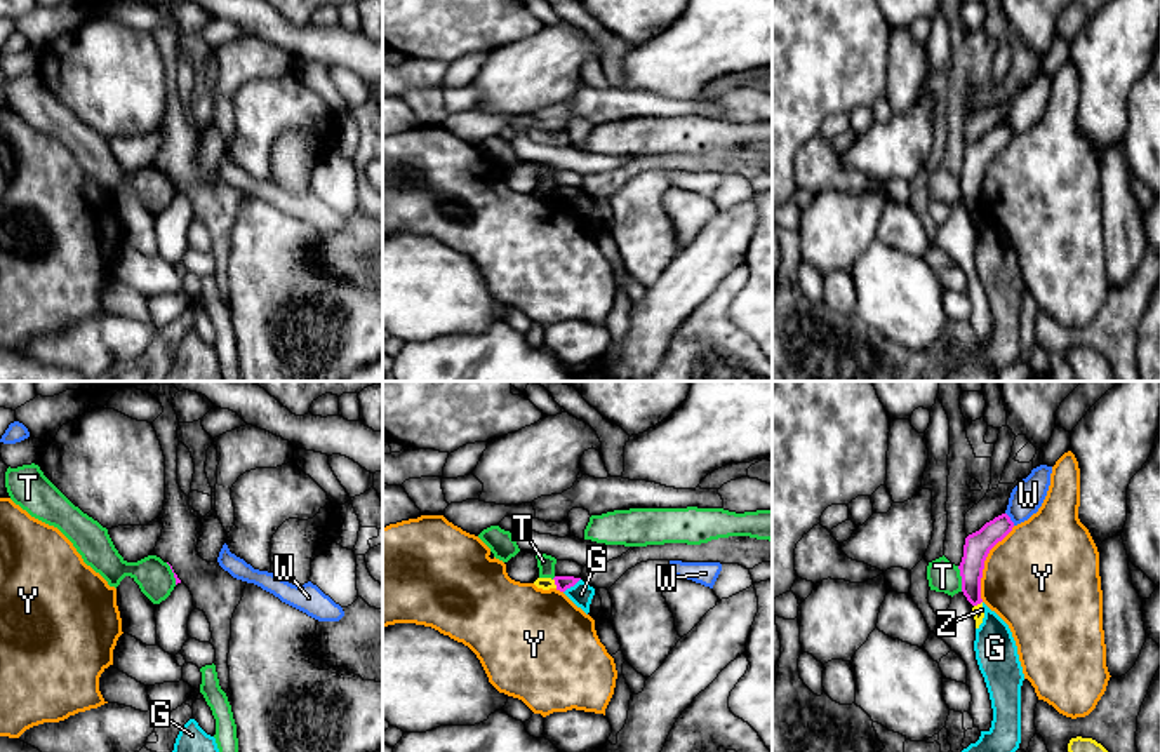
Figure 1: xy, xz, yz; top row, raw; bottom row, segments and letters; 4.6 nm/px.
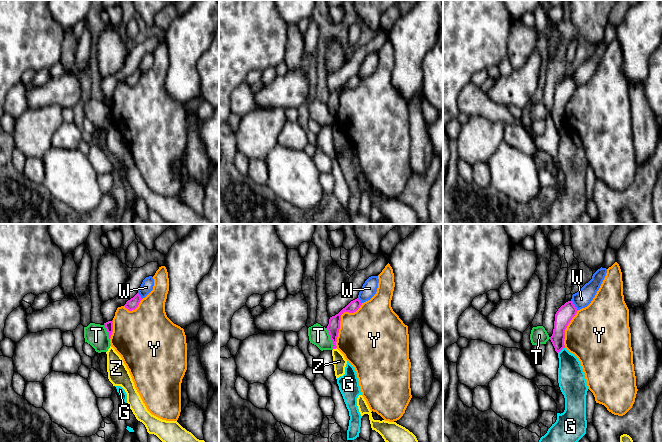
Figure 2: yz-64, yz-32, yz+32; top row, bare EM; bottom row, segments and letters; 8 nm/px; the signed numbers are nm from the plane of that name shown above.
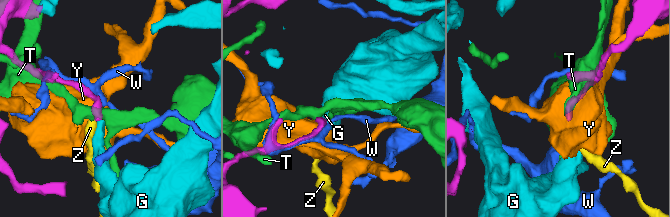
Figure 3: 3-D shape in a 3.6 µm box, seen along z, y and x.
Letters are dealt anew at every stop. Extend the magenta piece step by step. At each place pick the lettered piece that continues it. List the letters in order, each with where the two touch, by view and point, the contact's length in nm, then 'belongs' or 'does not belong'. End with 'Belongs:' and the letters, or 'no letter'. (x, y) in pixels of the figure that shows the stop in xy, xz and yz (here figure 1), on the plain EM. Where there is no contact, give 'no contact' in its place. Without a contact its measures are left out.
G: xz (571, 195) | 100 nm | does not belong
T: yz (962, 188) | 120 nm | does not belong
W: yz (1009, 129) | 80 nm | does not belong
Y: yz (983, 174) | 380 nm | does not belong
Z: xz (555, 194) | 50 nm | does not belong
Belongs: no letter

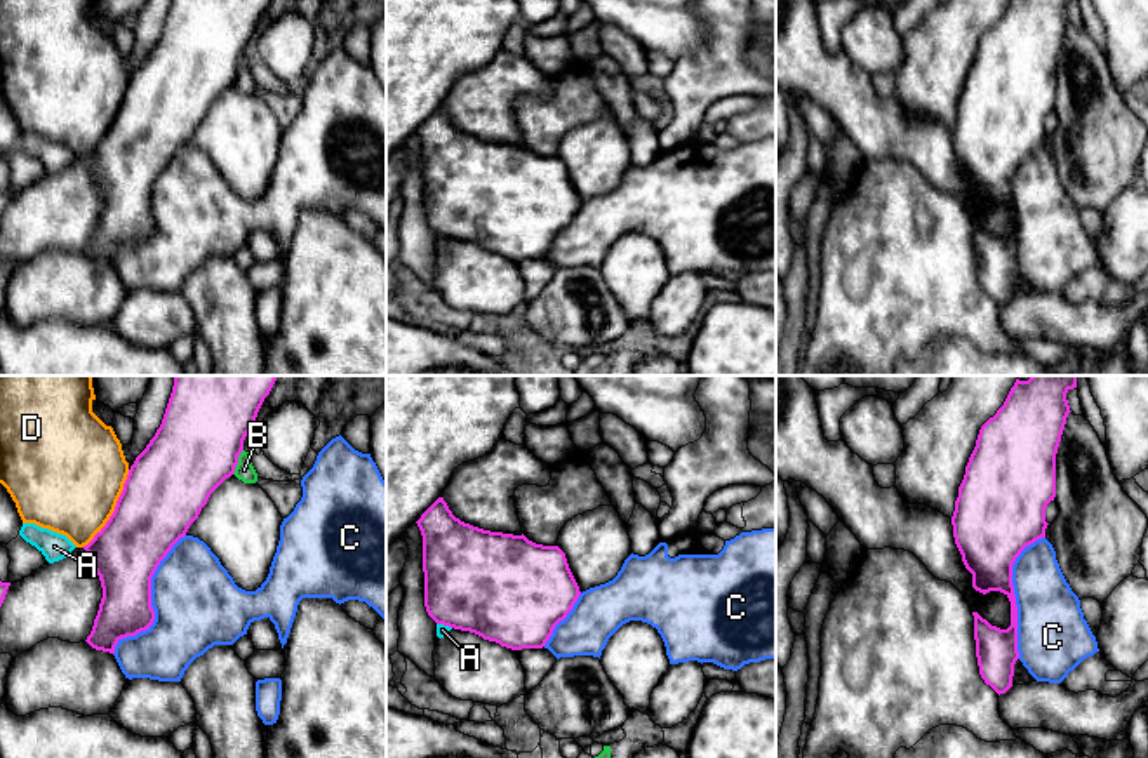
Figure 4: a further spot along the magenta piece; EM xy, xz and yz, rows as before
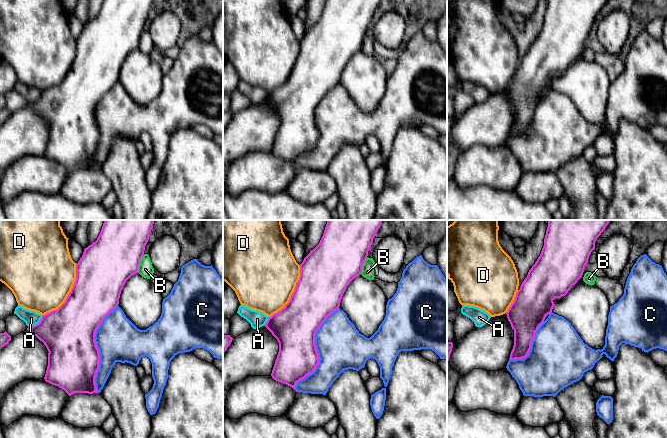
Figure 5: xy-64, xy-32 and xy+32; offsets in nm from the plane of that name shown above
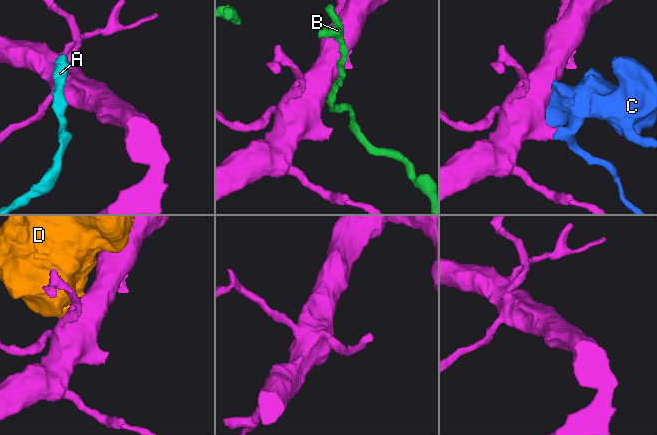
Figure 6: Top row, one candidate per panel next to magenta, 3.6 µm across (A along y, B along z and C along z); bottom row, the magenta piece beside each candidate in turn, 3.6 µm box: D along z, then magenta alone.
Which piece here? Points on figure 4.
A: xz (444, 235) | 80 nm | does not belong
B: xy (237, 72) | 130 nm | does not belong
C: xy (150, 212) | 650 nm | belongs
D: xy (115, 120) | 420 nm | does not belong
Belongs: C

